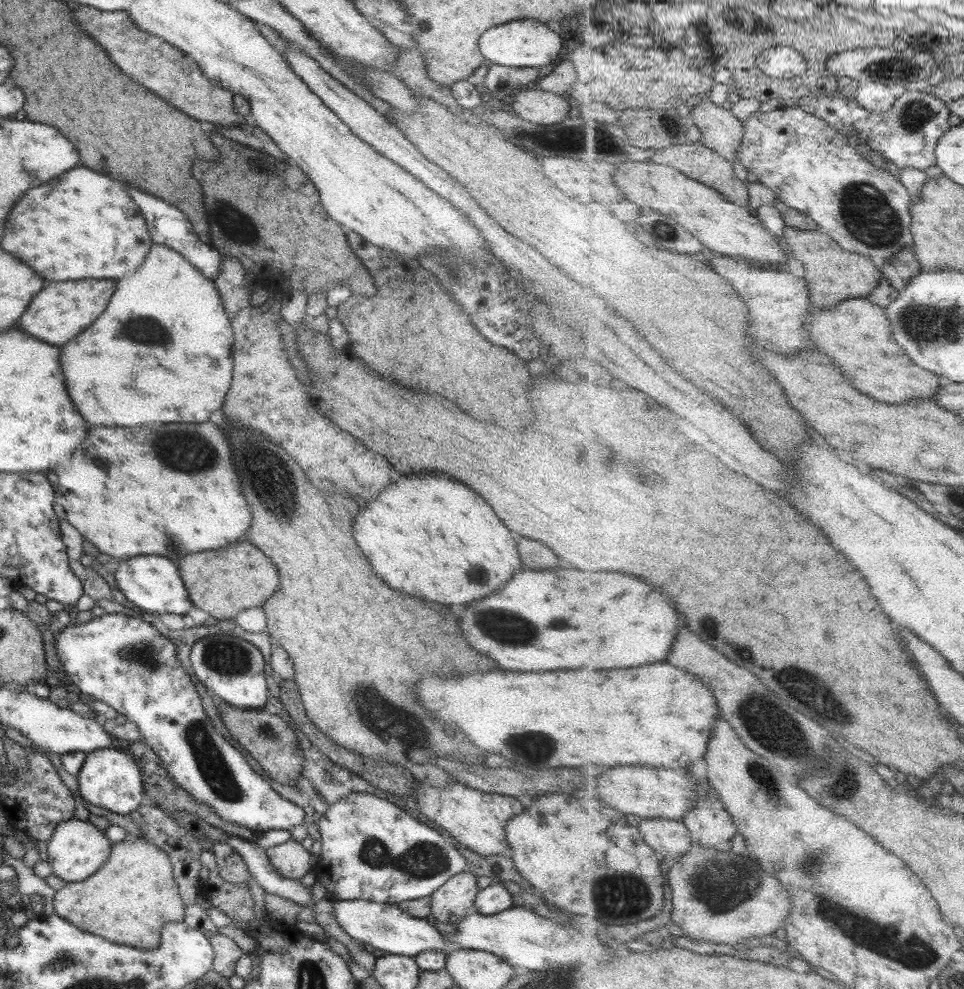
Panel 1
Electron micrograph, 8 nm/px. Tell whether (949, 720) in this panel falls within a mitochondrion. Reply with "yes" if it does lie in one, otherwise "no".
no

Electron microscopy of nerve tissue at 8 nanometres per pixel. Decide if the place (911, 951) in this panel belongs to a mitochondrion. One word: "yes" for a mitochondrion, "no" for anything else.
yes

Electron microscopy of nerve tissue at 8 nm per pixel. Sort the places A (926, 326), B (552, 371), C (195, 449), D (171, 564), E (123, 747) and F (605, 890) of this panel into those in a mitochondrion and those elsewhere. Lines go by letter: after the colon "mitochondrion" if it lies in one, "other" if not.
A: mitochondrion
B: other
C: mitochondrion
D: other
E: other
F: mitochondrion

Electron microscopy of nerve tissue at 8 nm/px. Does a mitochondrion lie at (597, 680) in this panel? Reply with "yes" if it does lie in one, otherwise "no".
no

